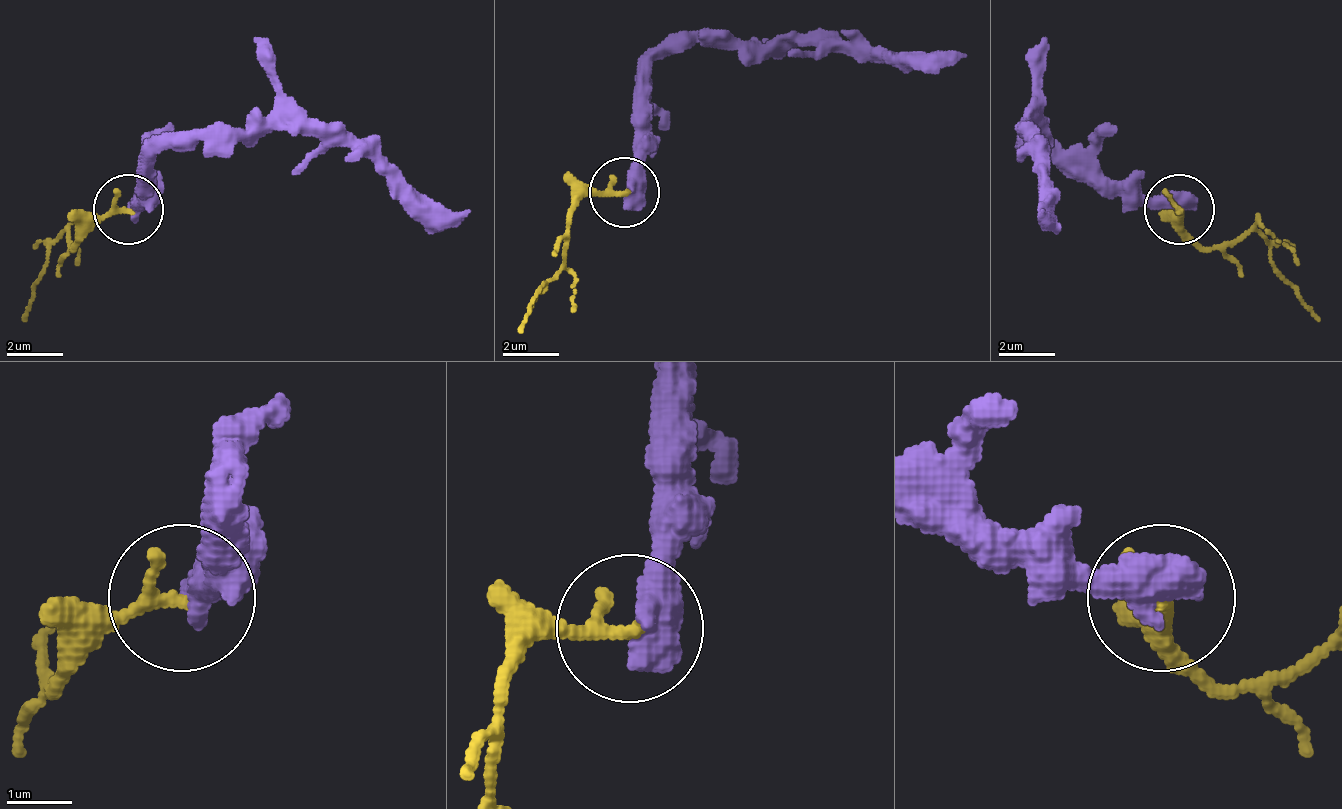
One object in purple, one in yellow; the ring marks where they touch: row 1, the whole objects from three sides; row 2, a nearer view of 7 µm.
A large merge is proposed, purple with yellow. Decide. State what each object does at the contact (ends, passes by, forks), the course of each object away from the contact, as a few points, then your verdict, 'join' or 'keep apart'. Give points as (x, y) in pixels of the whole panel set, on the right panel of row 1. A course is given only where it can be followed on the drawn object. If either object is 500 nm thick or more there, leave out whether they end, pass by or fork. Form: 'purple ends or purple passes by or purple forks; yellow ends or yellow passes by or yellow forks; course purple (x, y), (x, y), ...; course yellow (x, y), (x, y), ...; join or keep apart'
course purple (1177, 211), (1100, 197), (1065, 169), (1030, 134), (1030, 127), (1037, 204), (1044, 211); course yellow (1177, 211), (1177, 218), (1205, 246), (1254, 232), (1317, 323); keep apart

